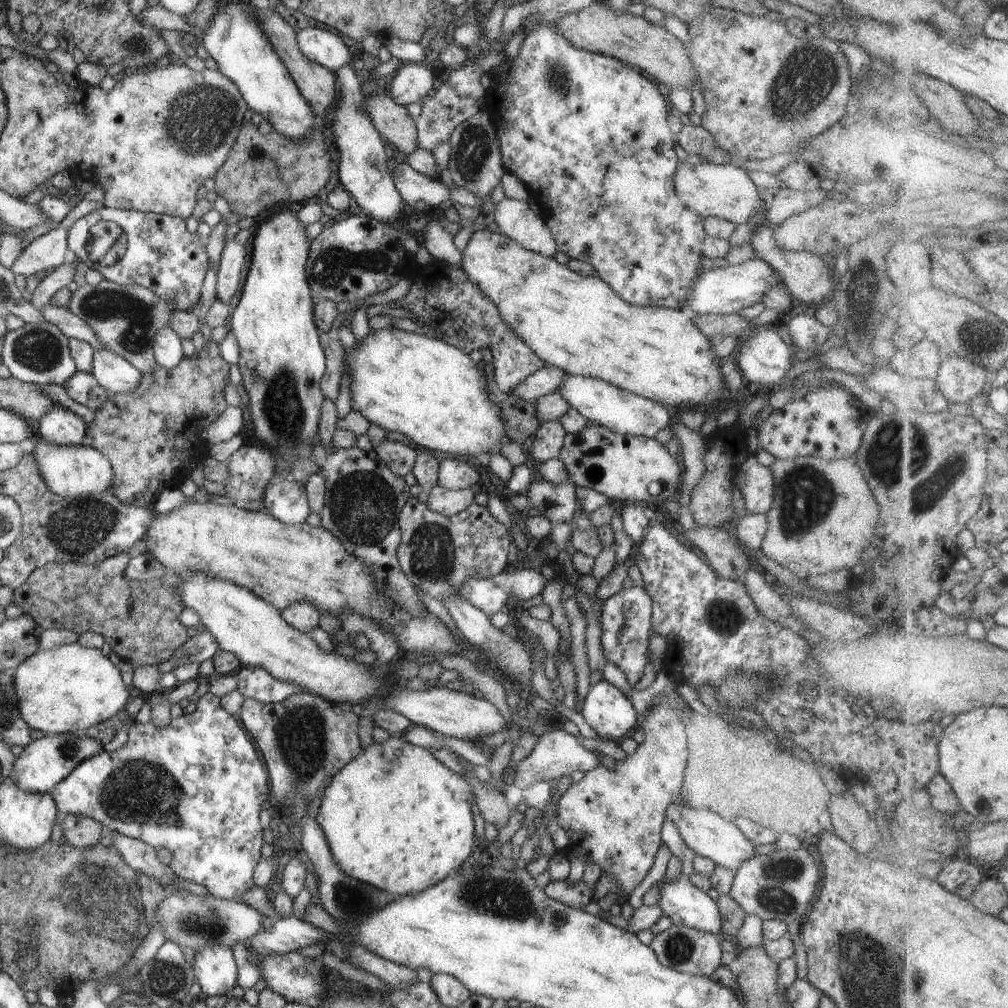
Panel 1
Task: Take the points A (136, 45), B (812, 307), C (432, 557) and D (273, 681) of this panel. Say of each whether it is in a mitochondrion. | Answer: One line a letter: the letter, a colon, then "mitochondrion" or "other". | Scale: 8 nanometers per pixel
A: mitochondrion
B: other
C: mitochondrion
D: other

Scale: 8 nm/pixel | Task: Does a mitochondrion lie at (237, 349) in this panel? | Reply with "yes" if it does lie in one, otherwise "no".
no

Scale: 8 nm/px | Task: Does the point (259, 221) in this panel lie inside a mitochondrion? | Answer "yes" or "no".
no

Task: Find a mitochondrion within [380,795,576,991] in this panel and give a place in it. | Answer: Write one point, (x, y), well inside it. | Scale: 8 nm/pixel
(504, 898)

